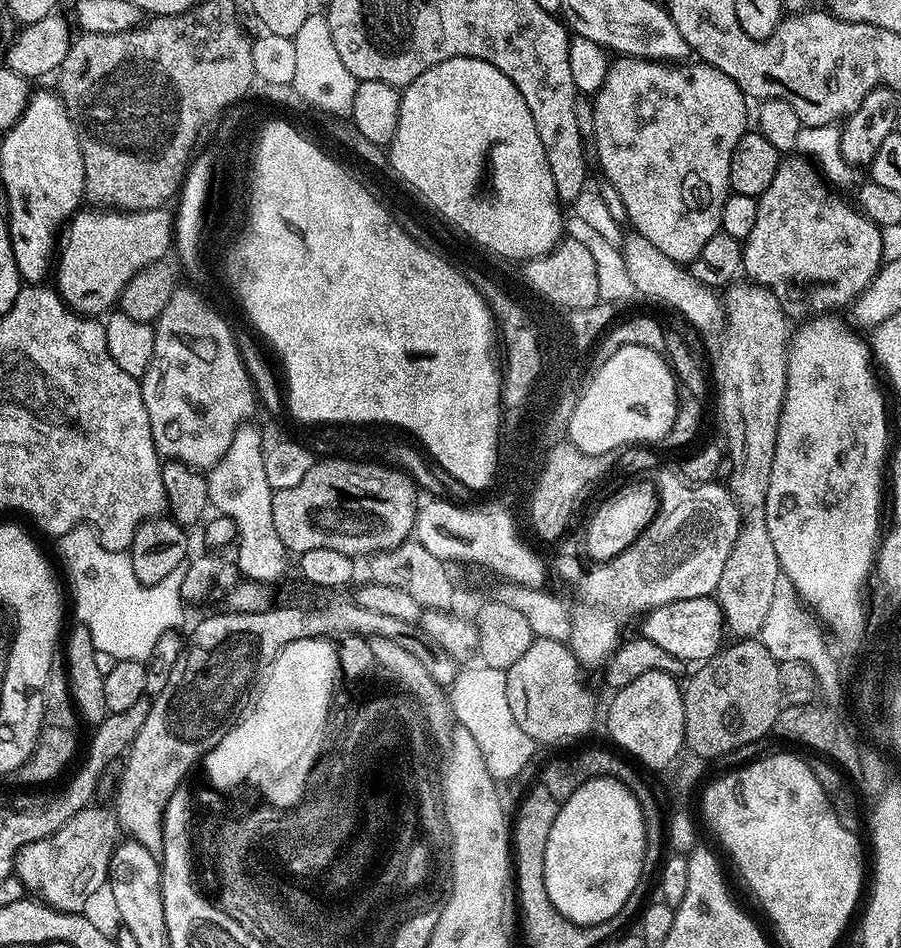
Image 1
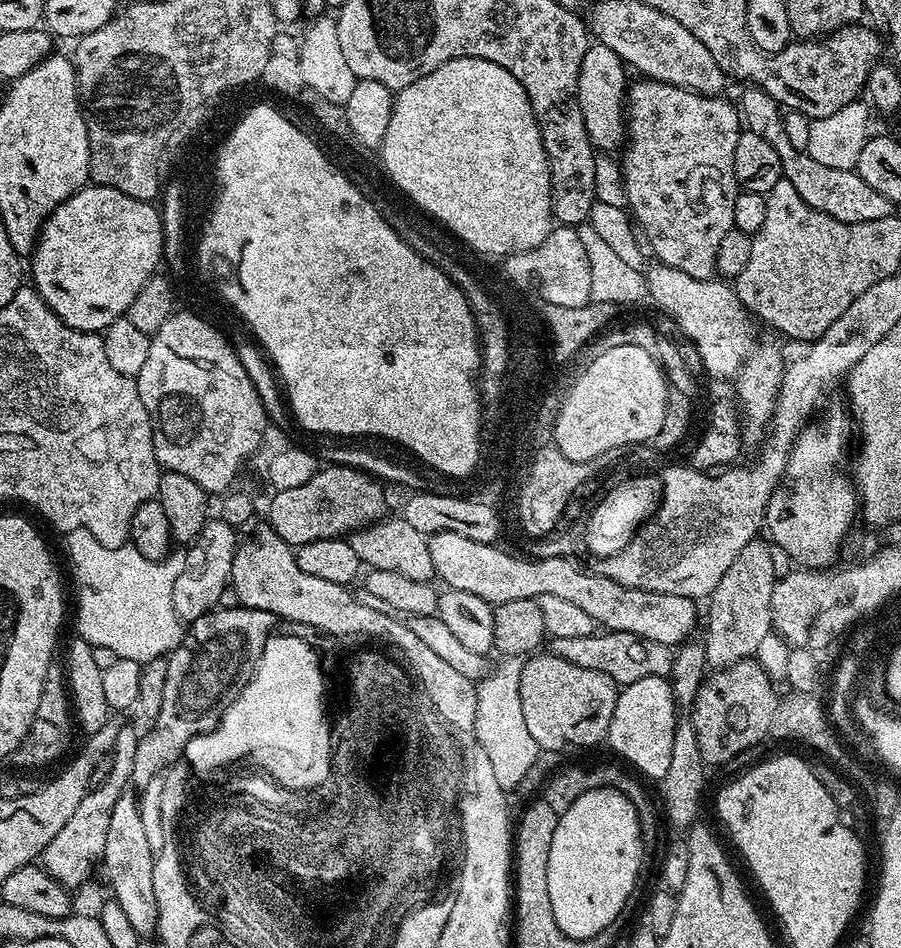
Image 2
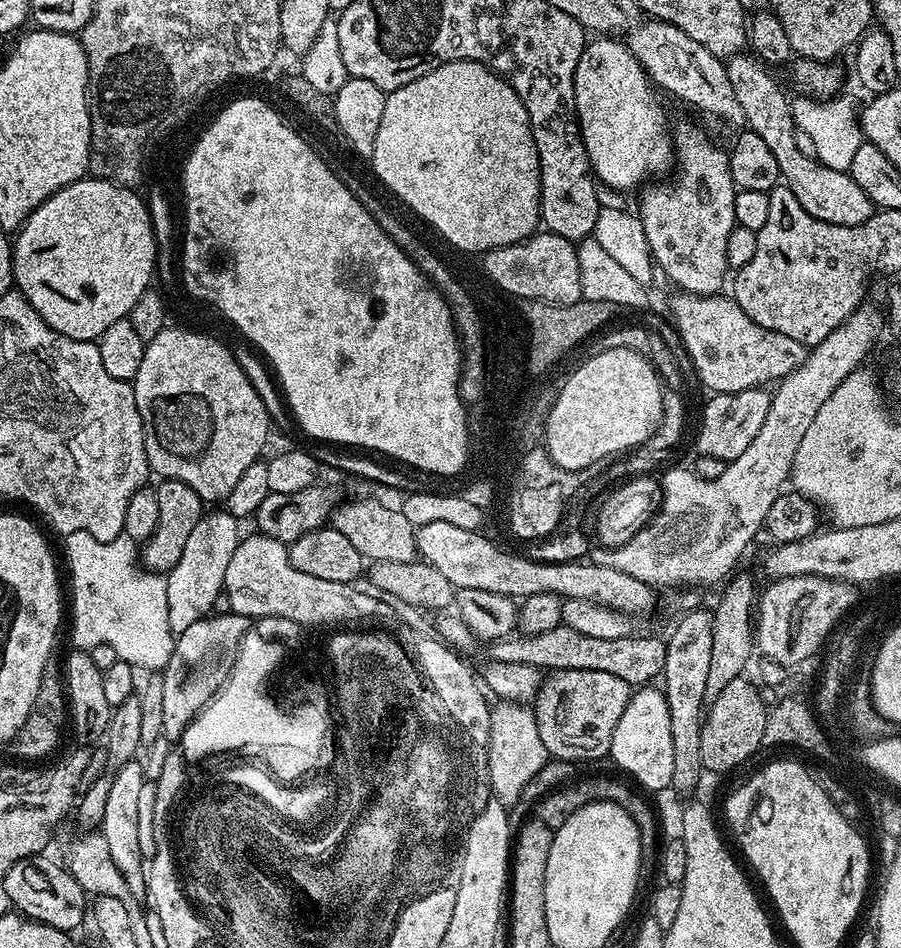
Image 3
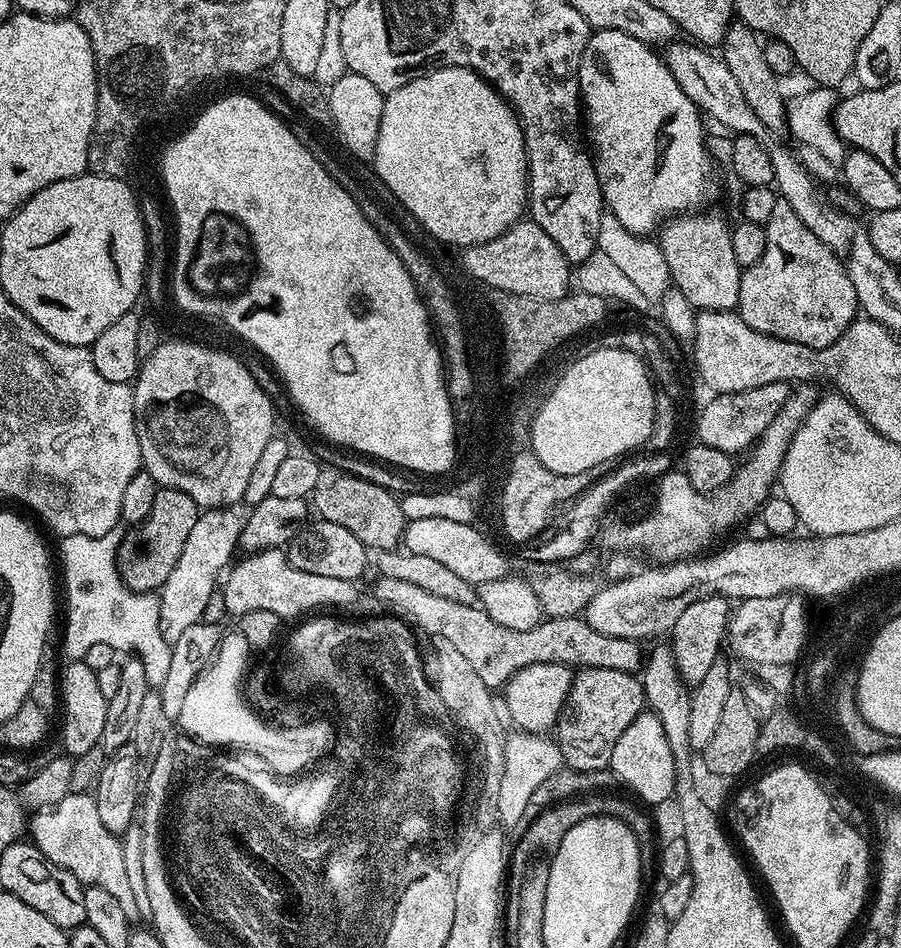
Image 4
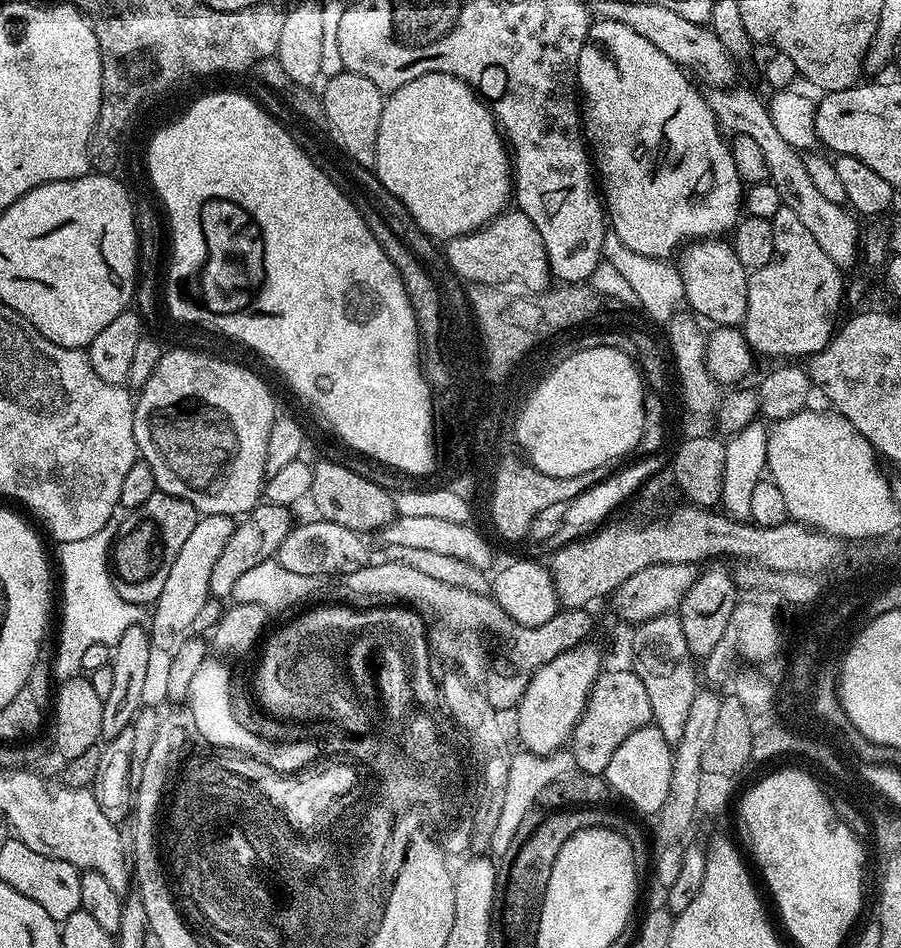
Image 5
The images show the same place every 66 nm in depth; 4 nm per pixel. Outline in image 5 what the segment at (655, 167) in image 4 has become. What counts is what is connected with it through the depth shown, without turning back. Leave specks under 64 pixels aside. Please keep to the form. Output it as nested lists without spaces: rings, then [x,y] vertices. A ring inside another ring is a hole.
[[[597,19],[595,22],[589,23],[588,25],[588,37],[586,42],[582,46],[582,54],[578,54],[578,70],[576,71],[576,83],[578,85],[579,95],[582,97],[582,127],[584,130],[584,135],[586,137],[587,147],[590,149],[591,155],[594,157],[594,168],[598,173],[598,184],[602,189],[602,203],[606,209],[606,220],[610,225],[611,231],[618,234],[618,238],[622,238],[622,242],[626,242],[626,246],[630,246],[630,250],[638,250],[638,254],[646,254],[650,258],[655,260],[665,260],[669,259],[669,255],[672,251],[675,253],[677,250],[683,249],[685,245],[689,242],[695,242],[698,240],[707,240],[709,238],[720,238],[725,234],[731,233],[732,229],[735,228],[737,220],[740,219],[742,215],[742,201],[744,198],[745,185],[742,183],[738,170],[734,170],[734,158],[732,157],[732,149],[723,140],[720,135],[722,135],[722,129],[720,123],[717,122],[716,116],[710,110],[708,101],[706,99],[705,93],[699,92],[695,88],[697,85],[693,83],[690,79],[688,81],[689,73],[685,69],[681,68],[680,65],[674,63],[670,58],[666,58],[666,54],[662,54],[662,50],[658,50],[658,46],[654,46],[654,42],[649,42],[647,38],[642,38],[642,34],[637,34],[630,26],[626,26],[622,22],[614,22],[613,20],[602,20]]]

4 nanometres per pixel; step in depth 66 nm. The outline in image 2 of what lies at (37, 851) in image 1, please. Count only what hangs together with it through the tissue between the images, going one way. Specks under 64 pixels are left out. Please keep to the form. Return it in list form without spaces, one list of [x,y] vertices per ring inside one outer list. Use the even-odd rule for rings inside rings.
[[[121,726],[118,730],[118,738],[110,753],[106,769],[108,773],[101,775],[100,788],[93,787],[82,798],[78,810],[74,810],[74,818],[54,834],[50,846],[46,846],[42,853],[42,867],[49,872],[58,883],[63,884],[69,890],[77,890],[84,884],[89,883],[92,871],[97,870],[103,861],[106,850],[106,832],[110,830],[110,818],[114,810],[114,802],[129,787],[132,771],[134,770],[134,754],[138,754],[140,736],[132,726]]]

